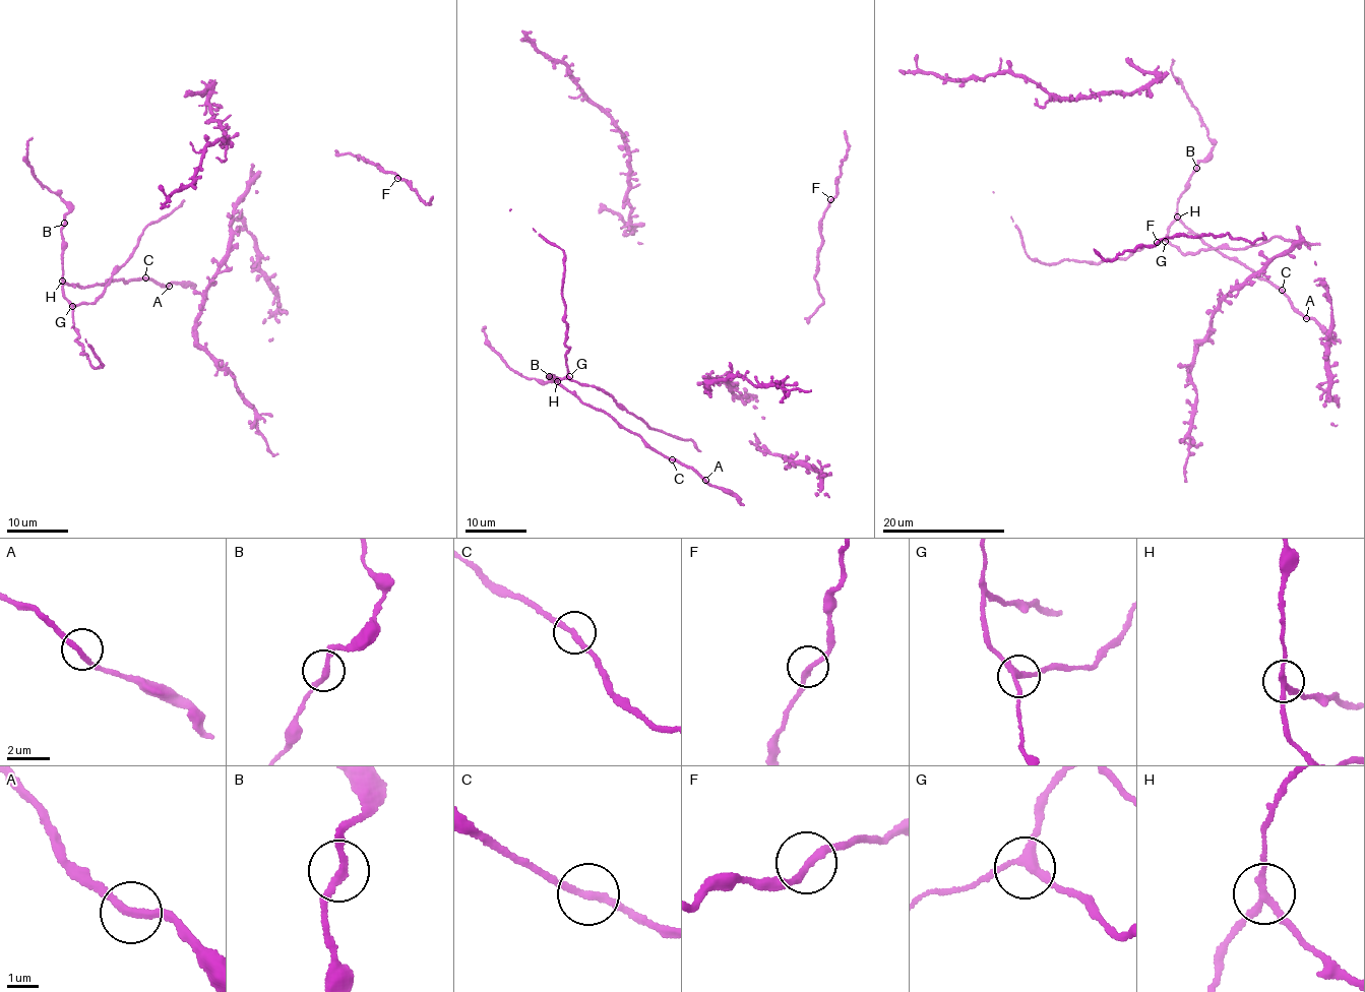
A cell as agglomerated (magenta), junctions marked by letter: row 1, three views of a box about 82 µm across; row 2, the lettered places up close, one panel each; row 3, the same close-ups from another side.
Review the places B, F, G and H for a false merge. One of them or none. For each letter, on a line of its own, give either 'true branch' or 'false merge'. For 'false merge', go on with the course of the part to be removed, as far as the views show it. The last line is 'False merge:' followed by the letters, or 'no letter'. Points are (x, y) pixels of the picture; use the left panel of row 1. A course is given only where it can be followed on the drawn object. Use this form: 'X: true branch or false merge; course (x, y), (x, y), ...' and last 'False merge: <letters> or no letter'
B: true branch
F: true branch
G: true branch
H: false merge; course (63, 280), (81, 288), (141, 277), (167, 286), (187, 283), (195, 286)
False merge: H

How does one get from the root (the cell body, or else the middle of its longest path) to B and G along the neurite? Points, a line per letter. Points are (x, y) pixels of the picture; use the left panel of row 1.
B: (63, 291), (64, 223)
G: (63, 291), (63, 297), (72, 306)

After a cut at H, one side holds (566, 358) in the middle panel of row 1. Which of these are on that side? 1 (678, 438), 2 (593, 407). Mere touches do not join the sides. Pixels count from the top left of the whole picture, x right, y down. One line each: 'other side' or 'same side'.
1: same side
2: other side

